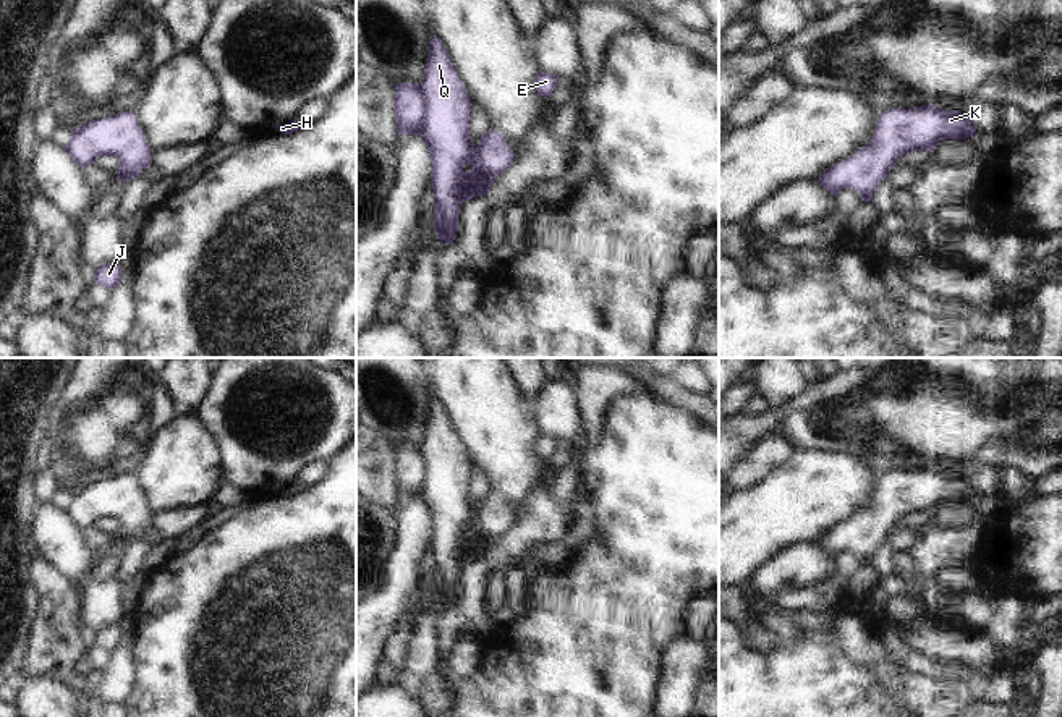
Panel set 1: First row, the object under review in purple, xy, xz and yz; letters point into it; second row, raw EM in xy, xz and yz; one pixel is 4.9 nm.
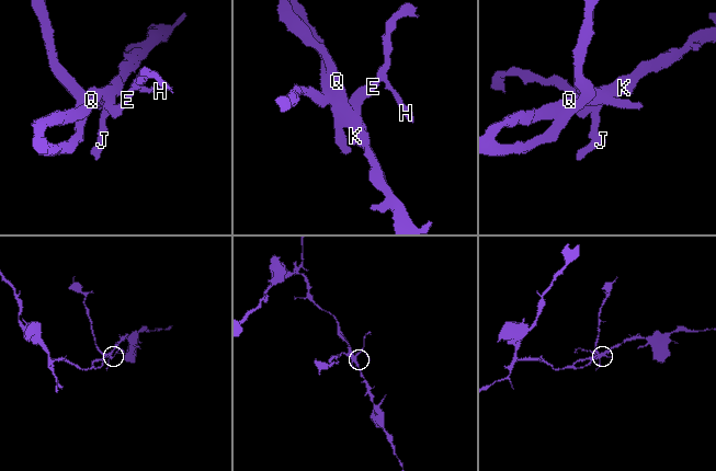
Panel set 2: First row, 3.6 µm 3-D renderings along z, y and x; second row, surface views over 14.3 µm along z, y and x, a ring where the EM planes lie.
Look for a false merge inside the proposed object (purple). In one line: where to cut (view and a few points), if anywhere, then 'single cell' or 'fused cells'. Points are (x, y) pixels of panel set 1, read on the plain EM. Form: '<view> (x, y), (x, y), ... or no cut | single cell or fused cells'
no cut | single cell

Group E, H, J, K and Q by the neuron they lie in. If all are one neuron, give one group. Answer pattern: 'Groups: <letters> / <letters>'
Groups: E H J K Q

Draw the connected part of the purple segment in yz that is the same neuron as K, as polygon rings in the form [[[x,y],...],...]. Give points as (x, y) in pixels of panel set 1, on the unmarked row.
[[[936,468],[881,474],[873,502],[847,523],[826,531],[818,545],[832,558],[852,552],[871,565],[877,549],[903,516],[934,513],[942,502],[978,499],[971,479]]]

